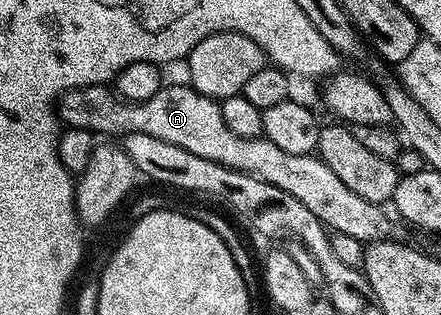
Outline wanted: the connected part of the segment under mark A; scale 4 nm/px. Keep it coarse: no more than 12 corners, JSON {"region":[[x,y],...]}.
{"region":[[168,83],[128,103],[86,84],[59,97],[67,128],[149,134],[271,183],[332,233],[396,235],[318,155],[239,138],[219,101]]}

